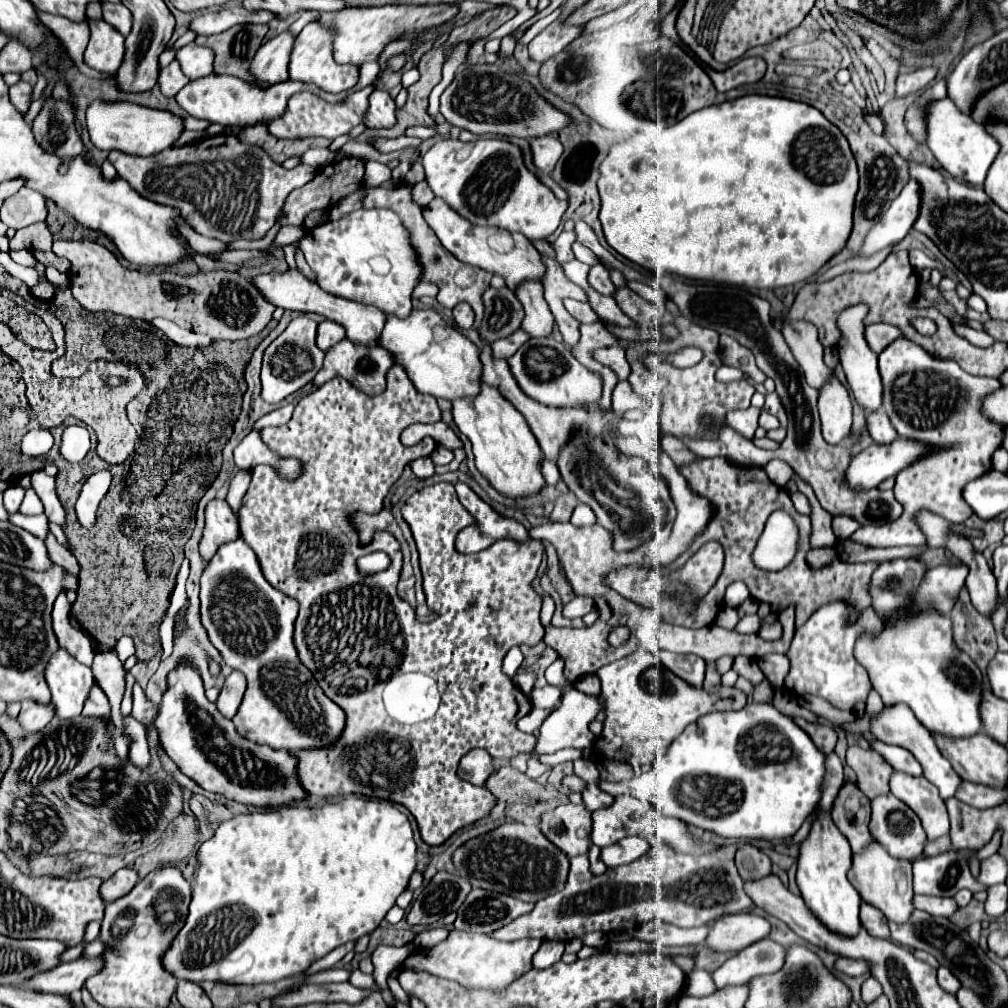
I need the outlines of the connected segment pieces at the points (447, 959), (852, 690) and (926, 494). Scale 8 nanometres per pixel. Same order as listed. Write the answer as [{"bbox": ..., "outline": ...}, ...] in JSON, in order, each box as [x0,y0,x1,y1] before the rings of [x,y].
[{"bbox":[408,929,540,989],"outline":[[[454,929],[450,931],[450,937],[446,941],[434,945],[432,949],[414,951],[408,957],[408,969],[452,979],[470,989],[504,989],[504,985],[510,985],[516,977],[532,969],[532,955],[538,951],[540,943],[540,939],[518,939],[504,943],[488,935],[464,933]]]},{"bbox":[784,603,882,709],"outline":[[[830,603],[820,607],[794,635],[792,647],[788,651],[788,659],[792,669],[784,681],[786,689],[796,695],[810,693],[830,701],[838,709],[852,709],[856,701],[866,701],[868,691],[872,689],[866,669],[854,659],[854,643],[862,633],[878,633],[882,629],[882,621],[874,615],[874,609],[866,609],[854,625],[846,625],[848,605]]]},{"bbox":[850,336,1006,547],"outline":[[[904,336],[892,341],[878,359],[882,377],[882,407],[894,429],[900,437],[914,437],[916,441],[938,447],[938,451],[898,473],[894,495],[904,507],[902,517],[890,525],[872,527],[872,531],[868,531],[868,527],[860,527],[850,539],[866,547],[924,545],[924,535],[914,523],[916,511],[928,509],[952,523],[964,523],[972,515],[972,509],[962,497],[962,489],[966,483],[992,469],[992,453],[1006,437],[1006,425],[988,421],[980,407],[982,399],[1000,389],[1002,383],[998,379],[970,375],[952,359],[932,357]]]}]

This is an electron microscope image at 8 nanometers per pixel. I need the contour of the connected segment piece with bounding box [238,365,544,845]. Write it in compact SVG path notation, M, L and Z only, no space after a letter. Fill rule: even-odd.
M394 365L386 373L386 379L386 391L376 397L368 397L342 377L330 379L320 389L300 399L292 419L286 425L264 427L262 437L270 445L270 449L276 449L280 455L300 457L300 461L304 461L304 473L300 479L288 483L280 481L280 477L276 477L276 473L264 465L254 467L250 487L242 497L238 523L242 539L258 555L262 573L270 581L270 585L300 603L294 631L294 643L300 653L300 661L312 671L322 691L346 713L346 725L342 729L342 735L332 745L290 751L290 755L298 759L296 777L300 781L300 787L310 797L340 797L358 793L400 803L416 817L422 839L428 845L442 845L460 827L486 817L496 803L490 791L486 791L484 787L474 787L456 775L462 755L466 755L474 747L482 747L492 757L510 759L518 753L528 753L528 749L536 745L534 735L522 733L516 727L516 721L520 719L520 715L526 715L532 709L532 703L524 693L514 687L512 679L502 671L502 659L510 651L510 647L522 643L536 645L544 637L544 627L540 625L540 597L531 587L544 555L544 545L540 541L500 539L486 551L462 555L454 549L454 539L458 531L472 525L472 515L458 501L454 485L438 483L416 491L412 497L406 499L400 511L404 521L410 525L414 541L418 545L428 607L438 615L432 623L416 621L414 609L396 593L402 571L400 543L390 533L376 533L372 543L362 547L356 543L356 529L352 529L350 525L350 517L356 511L370 515L378 513L382 509L384 497L402 475L404 467L414 459L428 457L436 449L432 437L424 437L414 447L404 447L400 443L400 433L408 425L440 421L440 409L436 405L436 399L432 395L416 391L400 365ZM372 551L384 551L392 563L386 571L380 571L376 575L362 575L356 567L356 559ZM354 599L374 601L368 611L376 611L378 617L368 615L366 619L366 623L374 623L374 631L392 629L392 643L386 645L388 649L384 649L384 655L376 657L382 659L380 667L388 667L390 677L400 675L402 667L402 673L424 673L436 681L442 703L432 719L416 725L404 725L392 719L384 707L382 693L386 681L378 677L380 671L370 665L364 667L358 661L358 655L354 657L356 661L350 661L344 659L344 655L336 653L336 645L328 629L332 631L340 629L340 625L348 625L348 621L344 623L344 619L346 615L354 615Z

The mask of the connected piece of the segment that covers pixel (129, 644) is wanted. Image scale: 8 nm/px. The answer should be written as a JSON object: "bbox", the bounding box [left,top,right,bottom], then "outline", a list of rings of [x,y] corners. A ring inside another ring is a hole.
{"bbox":[114,637,134,663],"outline":[[[122,637],[114,649],[118,653],[118,659],[124,663],[130,655],[134,655],[134,641],[130,637]]]}

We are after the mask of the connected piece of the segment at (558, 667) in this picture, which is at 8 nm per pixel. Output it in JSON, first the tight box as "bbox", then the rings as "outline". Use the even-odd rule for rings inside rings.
{"bbox":[546,659,568,687],"outline":[[[556,659],[548,669],[546,669],[546,679],[548,679],[548,683],[550,685],[554,685],[554,687],[566,687],[568,685],[568,681],[566,681],[566,677],[564,677],[564,673],[562,673],[562,661],[560,659]]]}

